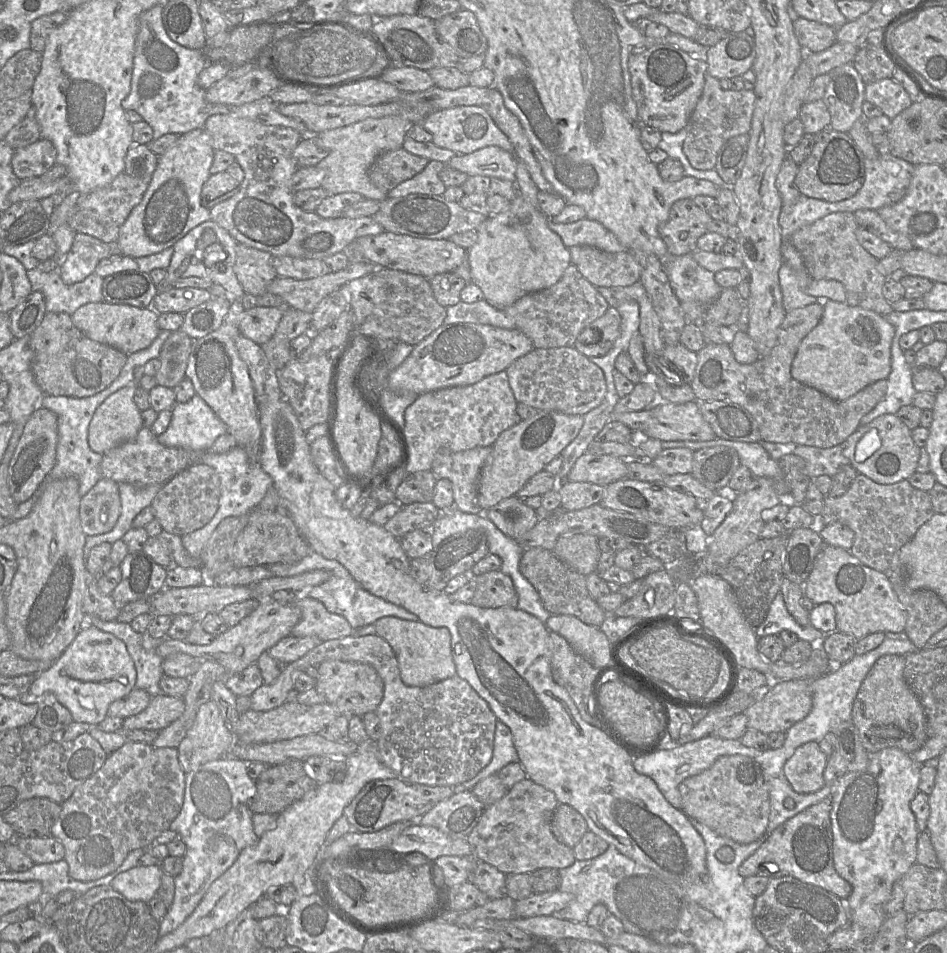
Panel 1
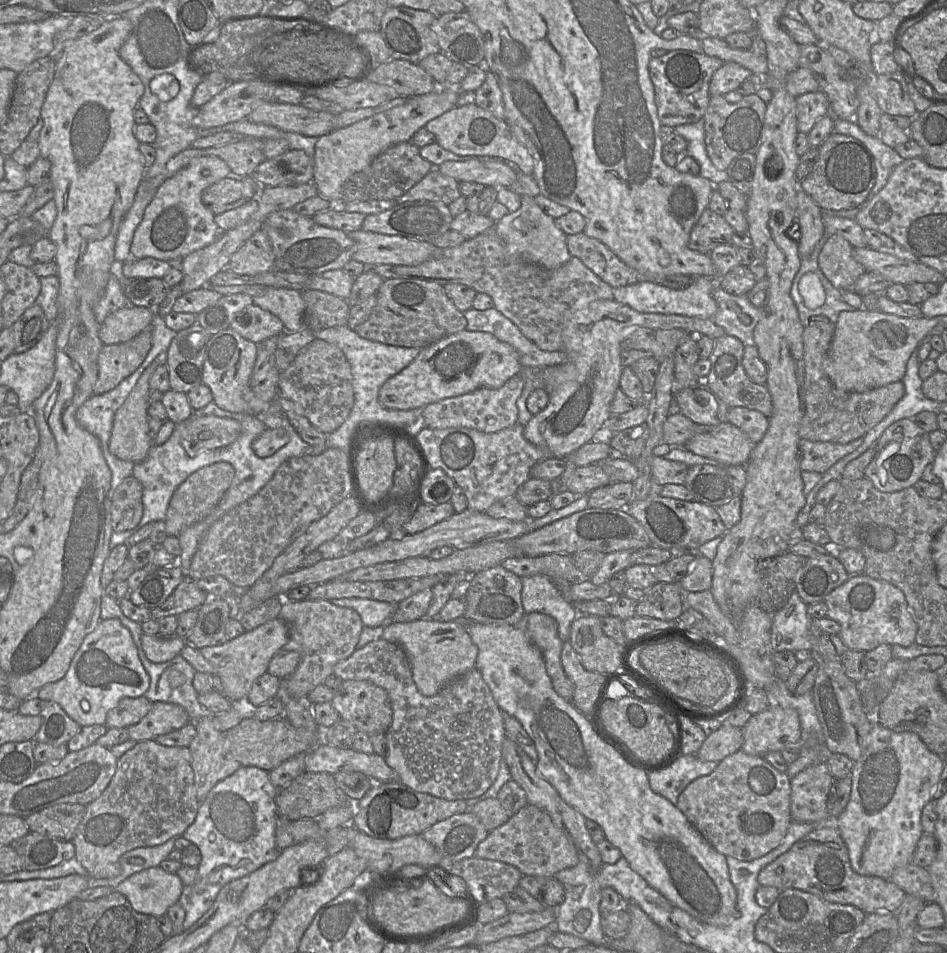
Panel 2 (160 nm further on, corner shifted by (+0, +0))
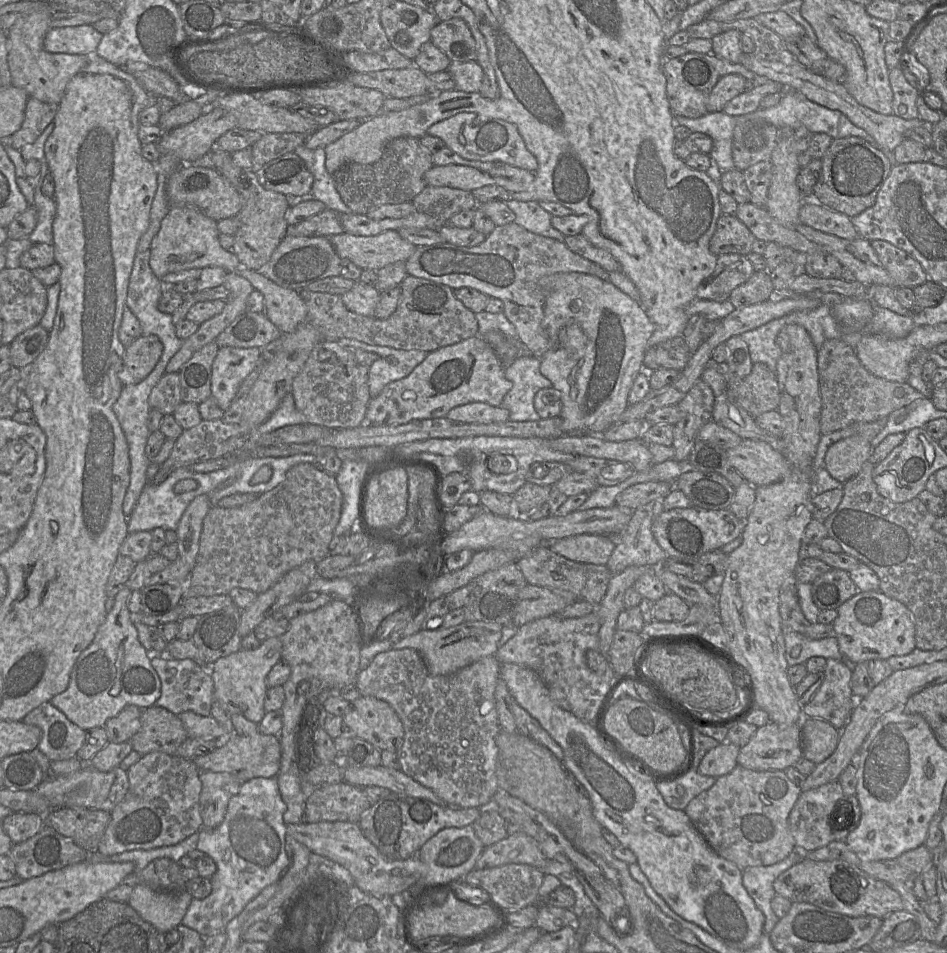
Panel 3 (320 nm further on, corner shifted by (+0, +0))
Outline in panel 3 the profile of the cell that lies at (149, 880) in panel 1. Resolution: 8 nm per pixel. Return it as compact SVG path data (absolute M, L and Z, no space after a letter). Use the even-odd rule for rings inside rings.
M137 884L128 903L145 921L166 933L182 923L192 898L187 890L160 891Z

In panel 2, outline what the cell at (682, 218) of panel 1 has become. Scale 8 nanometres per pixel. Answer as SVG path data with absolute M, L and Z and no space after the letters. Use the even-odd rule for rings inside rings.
M710 209L703 211L690 233L689 248L707 254L721 244L732 244L736 231L725 218Z

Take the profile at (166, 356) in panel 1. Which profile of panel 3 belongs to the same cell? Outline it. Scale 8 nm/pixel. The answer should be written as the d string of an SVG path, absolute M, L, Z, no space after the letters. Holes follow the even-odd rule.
M216 341L208 343L195 352L180 368L178 374L183 402L200 404L212 396L212 364L218 349Z

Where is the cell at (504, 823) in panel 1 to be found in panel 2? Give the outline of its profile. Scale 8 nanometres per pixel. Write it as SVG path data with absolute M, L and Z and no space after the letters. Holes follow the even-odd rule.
M527 804L500 827L490 831L479 843L475 857L500 861L517 868L522 875L552 878L559 871L576 866L578 853L551 817L540 808Z

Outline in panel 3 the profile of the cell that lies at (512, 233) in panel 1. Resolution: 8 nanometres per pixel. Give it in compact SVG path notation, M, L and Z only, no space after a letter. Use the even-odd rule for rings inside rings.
M459 164L433 165L424 174L424 181L429 186L451 187L466 191L495 183L494 179L485 172Z

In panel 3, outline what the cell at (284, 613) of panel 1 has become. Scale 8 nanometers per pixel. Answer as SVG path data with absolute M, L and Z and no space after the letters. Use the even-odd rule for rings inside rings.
M273 637L261 642L255 650L244 650L221 657L209 666L214 684L214 698L229 714L239 714L247 720L259 724L266 711L266 676L271 668L281 659L282 642L280 637Z

